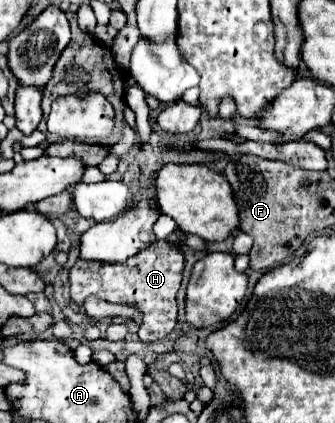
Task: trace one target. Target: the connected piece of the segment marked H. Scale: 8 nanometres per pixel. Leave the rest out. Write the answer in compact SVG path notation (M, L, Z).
M158 240L146 250L140 250L138 256L118 264L76 260L76 264L70 268L70 298L74 304L82 306L88 296L100 296L112 304L130 304L130 296L138 296L138 304L144 314L144 324L138 330L139 339L154 342L168 336L176 326L176 302L172 296L176 296L180 288L182 268L184 258L178 246L166 240Z

